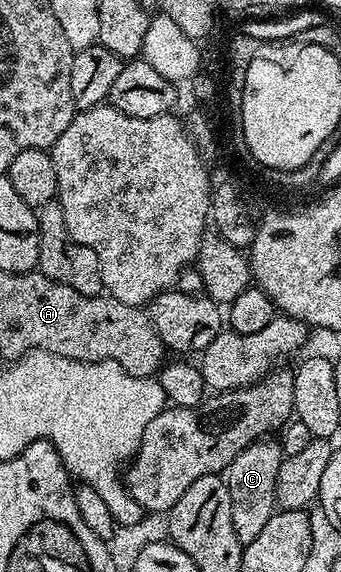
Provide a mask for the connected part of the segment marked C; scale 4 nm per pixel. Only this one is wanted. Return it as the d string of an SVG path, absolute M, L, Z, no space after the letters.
M278 438L259 439L246 447L228 465L225 478L229 489L229 505L233 508L233 529L243 544L255 540L261 529L273 517L277 510L277 473L281 469L285 456Z

